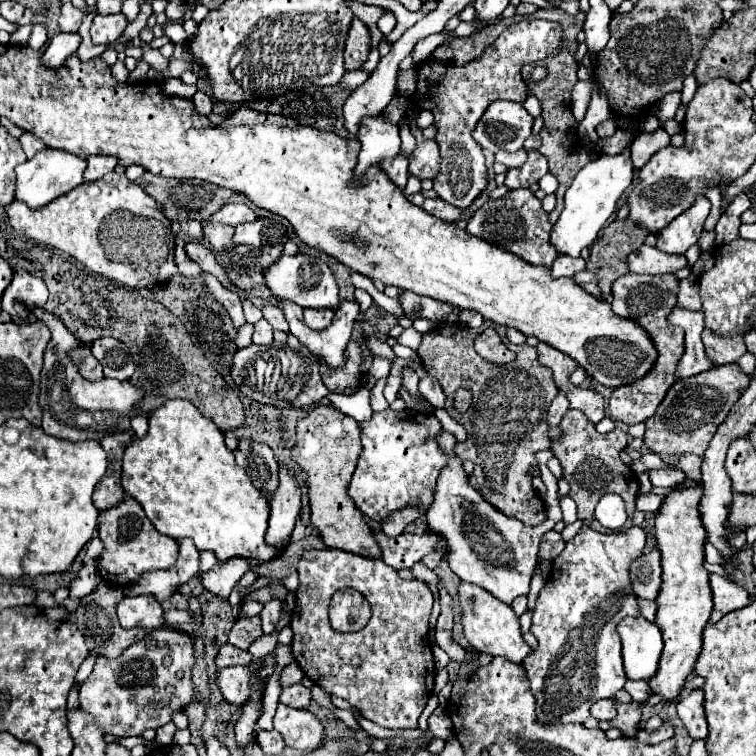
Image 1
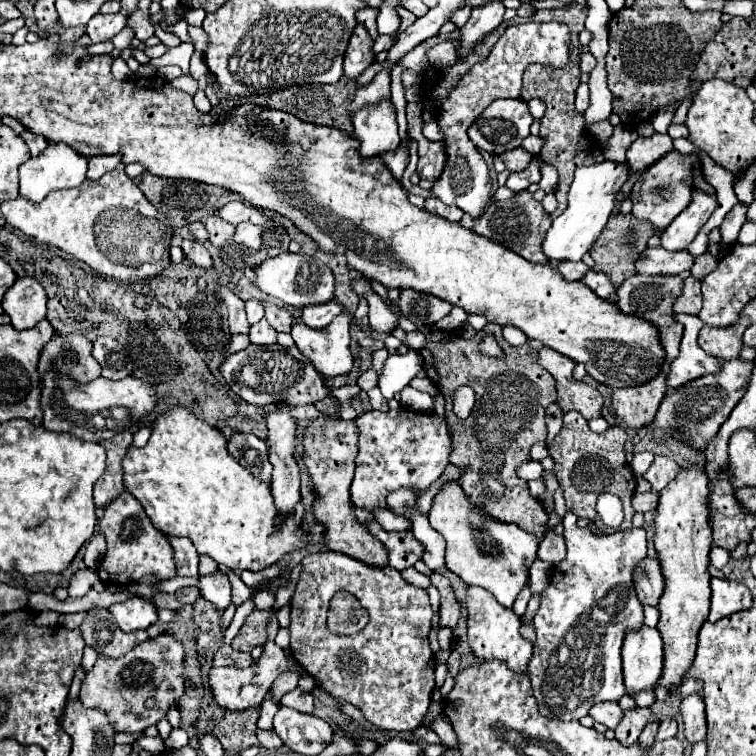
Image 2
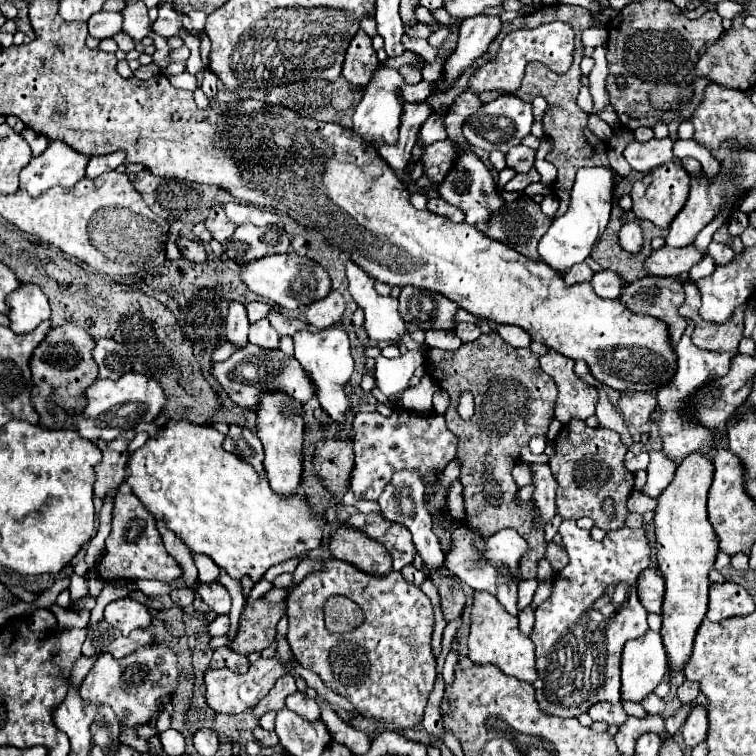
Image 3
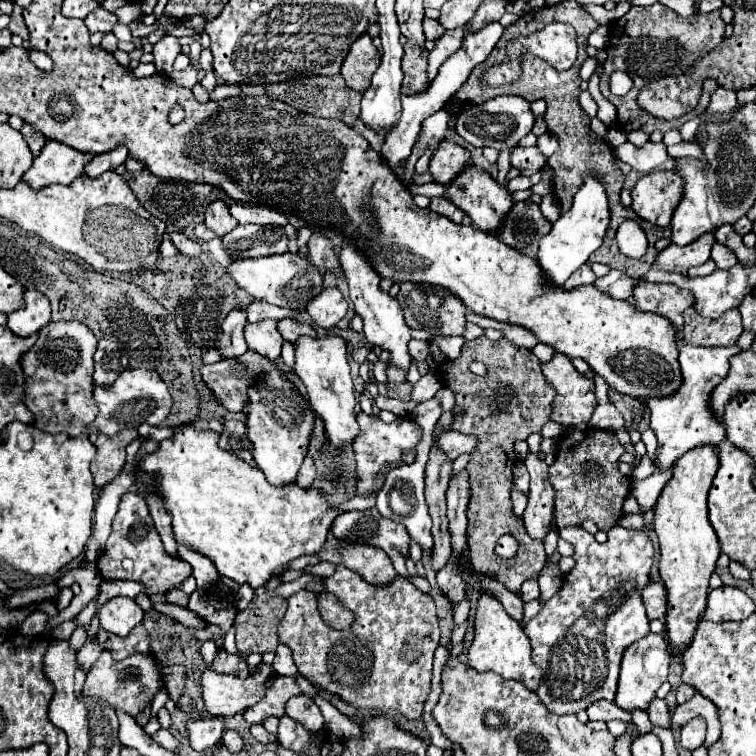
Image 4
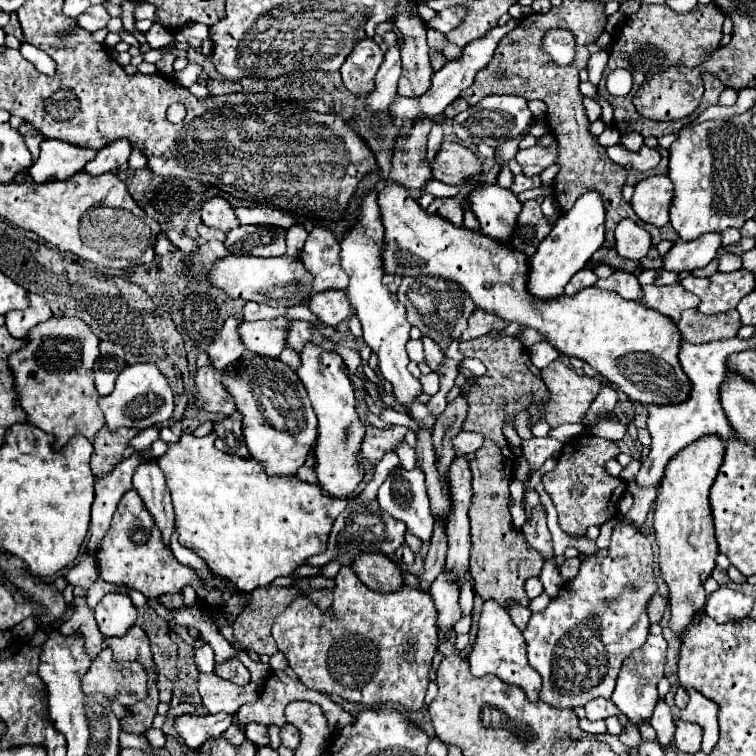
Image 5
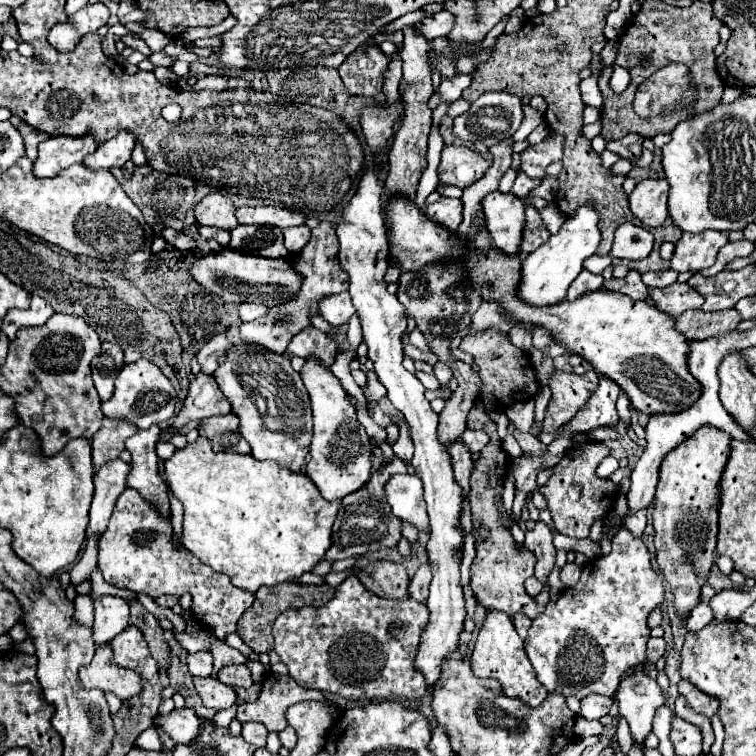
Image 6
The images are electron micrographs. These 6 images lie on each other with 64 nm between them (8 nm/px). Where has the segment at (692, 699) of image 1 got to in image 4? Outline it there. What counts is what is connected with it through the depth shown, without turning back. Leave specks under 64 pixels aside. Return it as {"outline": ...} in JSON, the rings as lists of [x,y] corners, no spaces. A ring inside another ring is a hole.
{"outline":[[[692,718],[680,730],[680,742],[688,750],[694,750],[694,748],[702,746],[704,738],[706,738],[706,722],[702,722],[702,718]]]}

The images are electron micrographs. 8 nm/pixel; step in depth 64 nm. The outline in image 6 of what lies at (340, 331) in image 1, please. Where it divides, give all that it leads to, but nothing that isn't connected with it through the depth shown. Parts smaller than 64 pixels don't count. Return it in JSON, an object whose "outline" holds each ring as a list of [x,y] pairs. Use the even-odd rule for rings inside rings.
{"outline":[[[306,358],[300,372],[304,386],[310,394],[314,414],[314,438],[310,444],[310,462],[306,474],[314,480],[320,494],[326,500],[342,500],[344,496],[362,488],[370,478],[370,450],[364,426],[360,426],[354,406],[348,400],[348,392],[342,382],[332,374],[328,366],[322,366],[316,358]]]}

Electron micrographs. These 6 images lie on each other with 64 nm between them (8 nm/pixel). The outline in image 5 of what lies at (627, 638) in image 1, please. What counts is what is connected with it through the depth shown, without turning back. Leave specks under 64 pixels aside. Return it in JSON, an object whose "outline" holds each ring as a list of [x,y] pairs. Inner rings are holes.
{"outline":[[[650,634],[648,640],[644,642],[644,646],[640,646],[634,654],[636,654],[636,658],[630,656],[622,664],[622,670],[620,670],[618,682],[616,682],[616,690],[612,694],[612,702],[620,708],[620,712],[624,716],[628,716],[634,724],[638,724],[640,720],[650,720],[654,704],[658,702],[656,686],[666,674],[666,640],[664,640],[664,636]]]}

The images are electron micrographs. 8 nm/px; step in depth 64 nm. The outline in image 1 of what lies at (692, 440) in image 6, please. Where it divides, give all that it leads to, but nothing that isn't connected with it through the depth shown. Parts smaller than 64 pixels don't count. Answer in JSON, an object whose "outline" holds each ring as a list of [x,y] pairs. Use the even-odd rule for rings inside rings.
{"outline":[[[702,486],[672,492],[666,496],[656,516],[656,544],[662,554],[662,590],[656,598],[656,624],[664,636],[664,650],[658,664],[658,674],[650,678],[648,686],[652,694],[662,696],[662,702],[672,702],[684,690],[686,676],[694,670],[694,662],[702,652],[702,630],[712,612],[708,572],[702,566],[706,530],[698,514],[700,498]]]}

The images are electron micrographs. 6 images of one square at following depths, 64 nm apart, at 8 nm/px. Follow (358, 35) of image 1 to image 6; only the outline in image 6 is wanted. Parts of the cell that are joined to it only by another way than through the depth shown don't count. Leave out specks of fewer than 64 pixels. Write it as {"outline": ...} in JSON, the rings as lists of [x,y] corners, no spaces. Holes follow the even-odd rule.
{"outline":[[[368,46],[366,50],[356,48],[338,68],[346,90],[356,96],[378,96],[382,92],[382,72],[388,60],[390,56],[378,46]]]}

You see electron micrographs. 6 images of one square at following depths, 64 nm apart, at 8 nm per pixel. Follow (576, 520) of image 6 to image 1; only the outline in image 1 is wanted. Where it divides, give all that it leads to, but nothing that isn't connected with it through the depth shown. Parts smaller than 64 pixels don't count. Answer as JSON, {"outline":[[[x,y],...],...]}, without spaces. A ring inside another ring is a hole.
{"outline":[[[572,408],[564,414],[560,426],[562,426],[562,440],[554,444],[552,450],[564,468],[564,478],[570,482],[570,496],[578,504],[578,518],[588,520],[592,530],[610,532],[594,518],[594,508],[604,494],[618,494],[624,500],[628,514],[628,520],[622,526],[622,530],[632,528],[632,516],[636,510],[636,496],[640,484],[636,472],[620,460],[620,450],[628,444],[626,430],[622,426],[616,426],[612,432],[600,434],[594,422],[590,422],[580,410],[572,410]]]}

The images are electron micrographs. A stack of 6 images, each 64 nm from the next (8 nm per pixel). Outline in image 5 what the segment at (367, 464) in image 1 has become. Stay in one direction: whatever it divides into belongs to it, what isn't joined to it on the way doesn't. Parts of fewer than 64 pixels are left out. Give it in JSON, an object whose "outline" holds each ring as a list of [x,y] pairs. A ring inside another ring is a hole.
{"outline":[[[364,424],[366,434],[360,446],[362,462],[372,462],[376,466],[384,454],[396,452],[396,448],[406,440],[408,428],[406,426],[392,426],[392,428],[376,428],[372,424]],[[458,432],[454,436],[452,448],[456,454],[468,454],[468,452],[476,452],[482,446],[482,434],[476,432]]]}

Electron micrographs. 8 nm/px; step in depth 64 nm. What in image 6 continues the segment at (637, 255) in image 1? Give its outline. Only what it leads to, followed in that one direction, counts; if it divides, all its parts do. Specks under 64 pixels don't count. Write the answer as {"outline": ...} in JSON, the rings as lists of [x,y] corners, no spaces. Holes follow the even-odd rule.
{"outline":[[[706,230],[702,234],[682,234],[674,254],[670,258],[670,268],[676,272],[698,272],[714,264],[718,250],[728,242],[726,232]]]}

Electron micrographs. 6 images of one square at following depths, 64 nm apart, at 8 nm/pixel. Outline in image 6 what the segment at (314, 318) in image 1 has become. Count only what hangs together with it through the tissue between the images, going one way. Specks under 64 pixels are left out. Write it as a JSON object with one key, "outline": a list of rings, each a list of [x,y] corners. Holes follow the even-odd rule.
{"outline":[[[342,292],[342,294],[332,294],[332,296],[324,296],[318,302],[318,310],[320,316],[330,324],[330,326],[340,326],[344,322],[348,322],[348,318],[356,312],[352,302],[350,302],[350,294]]]}

